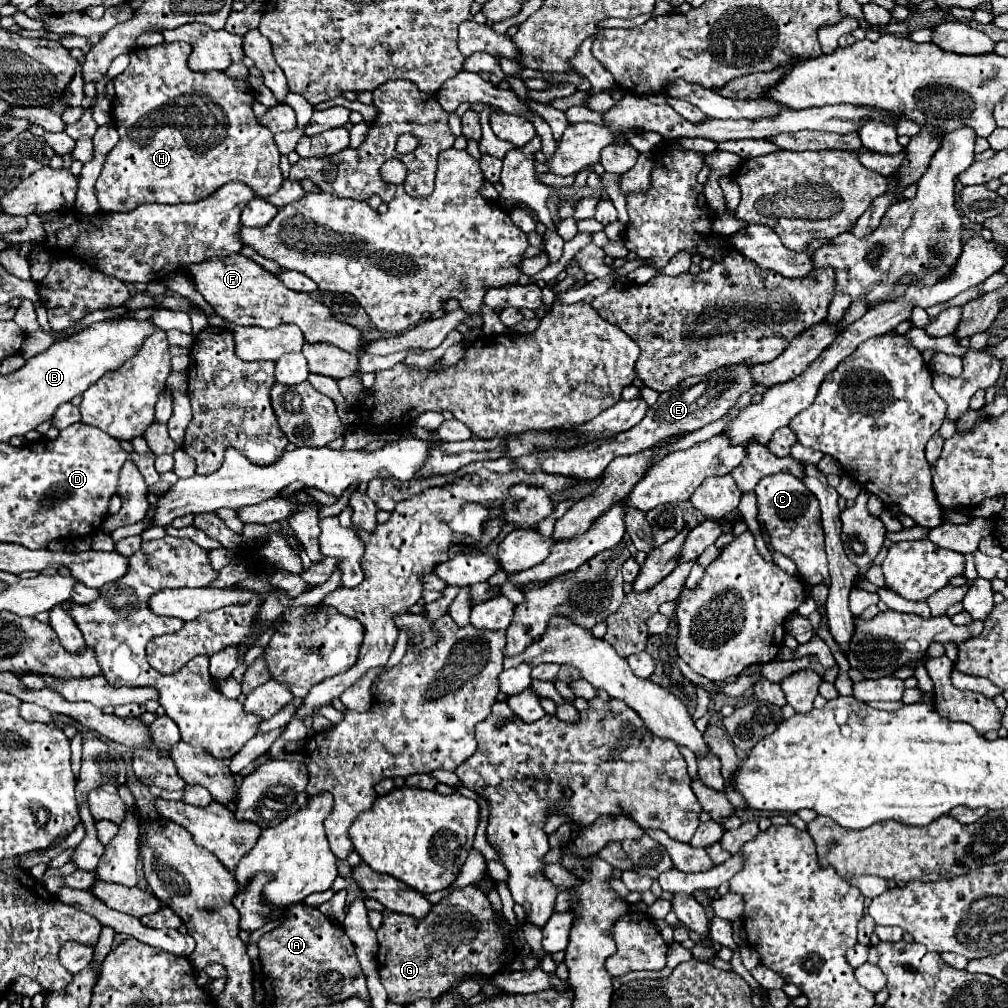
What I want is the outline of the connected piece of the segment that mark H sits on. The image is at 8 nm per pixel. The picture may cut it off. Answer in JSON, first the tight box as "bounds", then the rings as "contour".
{"bounds":[95,42,281,212],"contour":[[[185,42],[135,48],[131,52],[131,64],[113,80],[113,122],[119,130],[119,142],[107,154],[95,184],[95,196],[103,212],[131,212],[139,204],[149,202],[199,202],[233,180],[247,184],[259,198],[267,198],[281,188],[279,150],[273,142],[273,132],[253,116],[253,90],[247,82],[233,80],[223,72],[193,72],[187,66],[189,54],[191,46]]]}

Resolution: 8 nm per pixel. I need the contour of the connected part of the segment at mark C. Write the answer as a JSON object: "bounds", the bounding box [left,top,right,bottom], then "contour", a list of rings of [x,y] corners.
{"bounds":[757,474,829,584],"contour":[[[775,474],[763,478],[757,484],[757,520],[767,530],[767,540],[773,550],[785,554],[789,560],[797,564],[799,576],[807,584],[819,584],[829,576],[827,572],[827,556],[823,544],[823,530],[821,530],[821,512],[817,506],[817,498],[809,494],[805,484],[791,474]]]}

